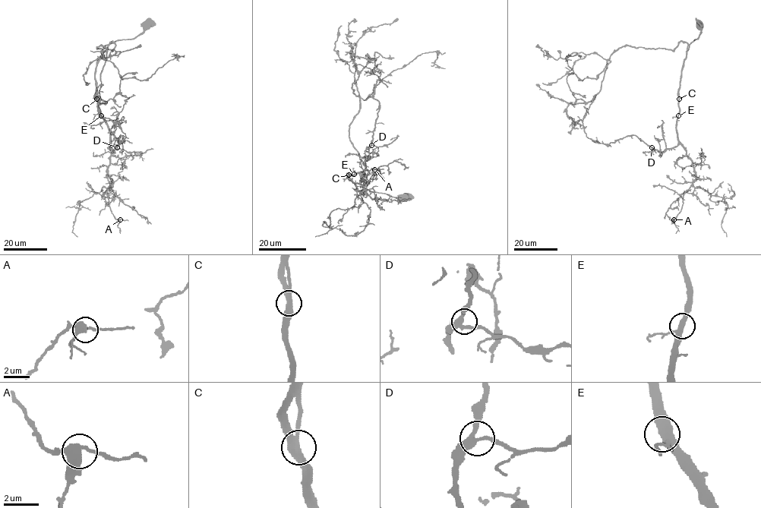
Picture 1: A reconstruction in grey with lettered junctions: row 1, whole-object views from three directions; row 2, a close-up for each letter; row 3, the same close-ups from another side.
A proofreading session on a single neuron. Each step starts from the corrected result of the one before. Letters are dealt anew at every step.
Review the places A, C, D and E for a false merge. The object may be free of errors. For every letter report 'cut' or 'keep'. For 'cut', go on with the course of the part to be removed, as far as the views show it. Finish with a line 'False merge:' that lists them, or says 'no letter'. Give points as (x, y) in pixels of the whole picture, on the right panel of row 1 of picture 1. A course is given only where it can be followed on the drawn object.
A: keep
C: keep
D: keep
E: keep
False merge: no letter

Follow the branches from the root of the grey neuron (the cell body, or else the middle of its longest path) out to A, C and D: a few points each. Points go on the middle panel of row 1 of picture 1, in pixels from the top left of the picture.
A: (405, 197), (372, 192), (347, 177), (363, 173), (364, 194), (359, 179), (374, 169)
C: (405, 197), (398, 198), (369, 190), (350, 180), (347, 177), (348, 175)
D: (405, 197), (372, 192), (347, 177), (358, 171), (364, 174), (371, 145)

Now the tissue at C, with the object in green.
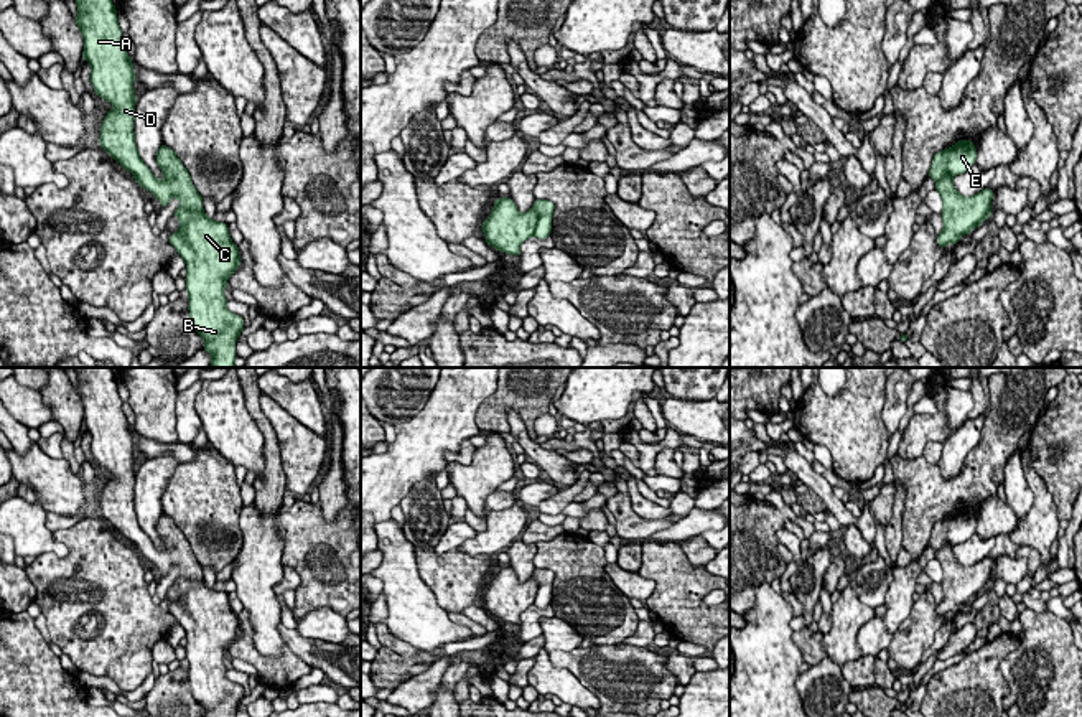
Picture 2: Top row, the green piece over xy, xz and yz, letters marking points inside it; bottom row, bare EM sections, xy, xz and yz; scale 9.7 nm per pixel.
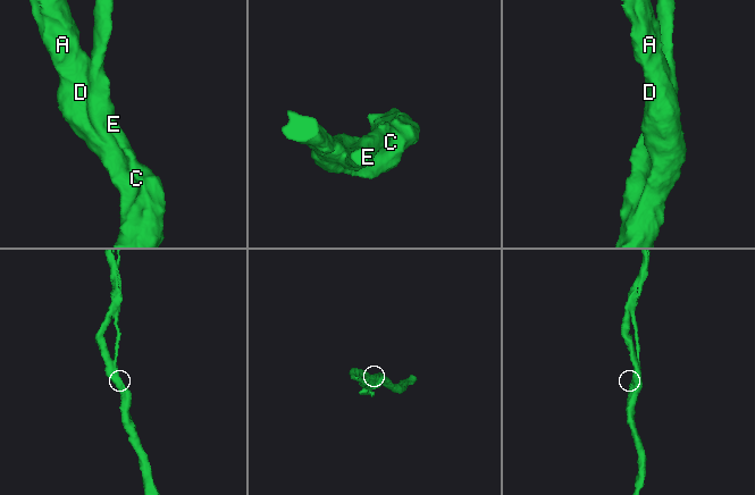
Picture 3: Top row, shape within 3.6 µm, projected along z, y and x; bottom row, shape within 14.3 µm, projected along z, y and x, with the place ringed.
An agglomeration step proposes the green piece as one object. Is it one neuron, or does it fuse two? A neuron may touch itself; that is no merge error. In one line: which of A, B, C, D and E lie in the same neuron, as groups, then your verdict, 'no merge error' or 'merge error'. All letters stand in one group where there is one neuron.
groups A B C D E; no merge error

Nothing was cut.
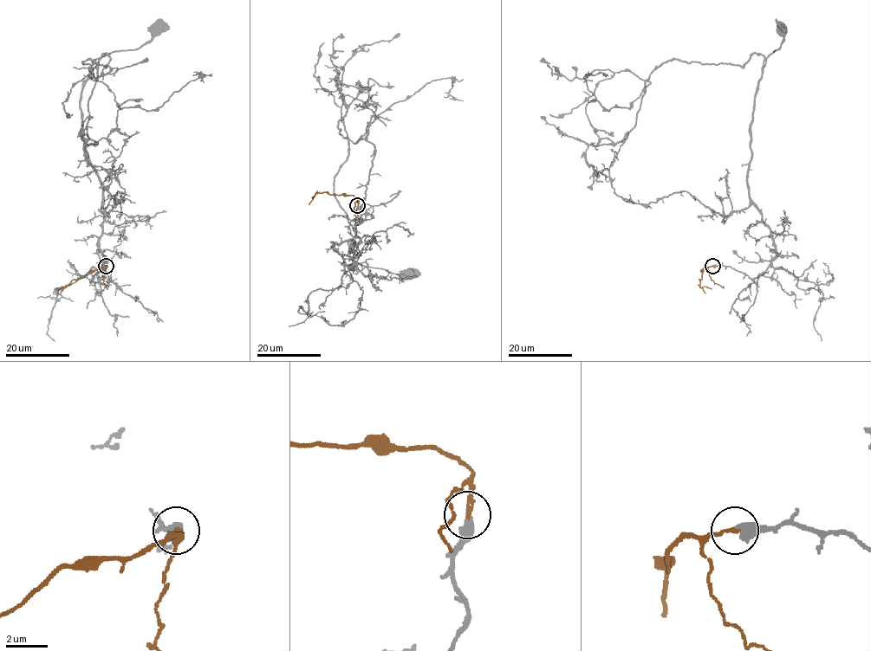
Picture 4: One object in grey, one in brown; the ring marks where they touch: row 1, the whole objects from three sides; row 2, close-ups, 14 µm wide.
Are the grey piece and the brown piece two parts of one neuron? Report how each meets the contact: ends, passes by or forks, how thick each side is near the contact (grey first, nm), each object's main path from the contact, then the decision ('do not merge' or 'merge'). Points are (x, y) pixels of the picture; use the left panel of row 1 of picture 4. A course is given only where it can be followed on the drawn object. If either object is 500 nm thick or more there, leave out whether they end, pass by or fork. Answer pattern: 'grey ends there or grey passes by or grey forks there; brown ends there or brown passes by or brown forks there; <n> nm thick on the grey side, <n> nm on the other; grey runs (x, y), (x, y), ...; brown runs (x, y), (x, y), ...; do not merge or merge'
grey ends there; brown ends there; 480 nm thick on the grey side, 220 nm on the other; grey runs (107, 266), (99, 279), (102, 187), (82, 138), (80, 96), (100, 57), (146, 44), (158, 29); brown runs (107, 266), (92, 269), (57, 289); merge

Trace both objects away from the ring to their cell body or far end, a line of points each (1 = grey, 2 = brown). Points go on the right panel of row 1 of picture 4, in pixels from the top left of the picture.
1: (712, 266), (758, 278), (776, 254), (747, 173), (754, 96), (781, 29)
2: (712, 266), (703, 268), (702, 279), (699, 279), (701, 287), (711, 289)

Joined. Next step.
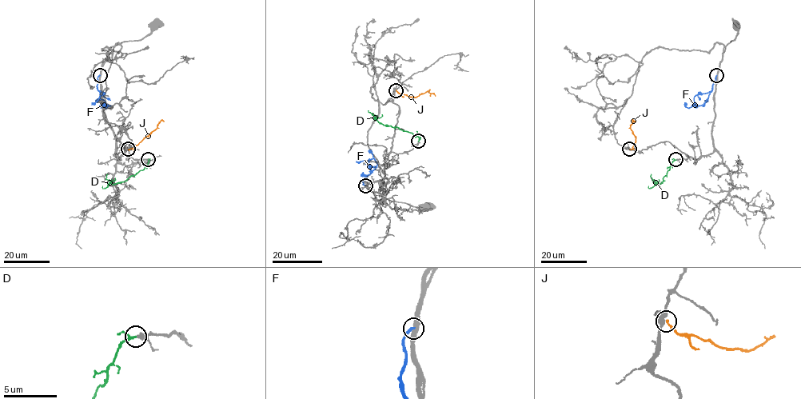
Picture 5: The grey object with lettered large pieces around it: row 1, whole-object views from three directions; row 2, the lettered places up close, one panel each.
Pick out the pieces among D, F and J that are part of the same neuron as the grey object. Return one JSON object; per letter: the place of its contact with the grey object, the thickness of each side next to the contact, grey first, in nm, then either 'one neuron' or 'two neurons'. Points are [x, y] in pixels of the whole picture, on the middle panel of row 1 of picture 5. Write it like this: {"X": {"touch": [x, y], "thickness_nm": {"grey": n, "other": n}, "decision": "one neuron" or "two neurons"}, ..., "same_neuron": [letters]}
{"D": {"touch": [418, 141], "thickness_nm": {"grey": 280, "other": 160}, "decision": "one neuron"}, "F": {"touch": [365, 185], "thickness_nm": {"grey": 360, "other": 240}, "decision": "two neurons"}, "J": {"touch": [396, 90], "thickness_nm": {"grey": 400, "other": 200}, "decision": "two neurons"}, "same_neuron": ["D"]}

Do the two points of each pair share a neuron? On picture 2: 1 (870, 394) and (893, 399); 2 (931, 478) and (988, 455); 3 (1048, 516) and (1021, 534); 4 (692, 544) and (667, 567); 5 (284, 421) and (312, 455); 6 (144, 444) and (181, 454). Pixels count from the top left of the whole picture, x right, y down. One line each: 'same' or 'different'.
1: different
2: same
3: same
4: different
5: same
6: same

